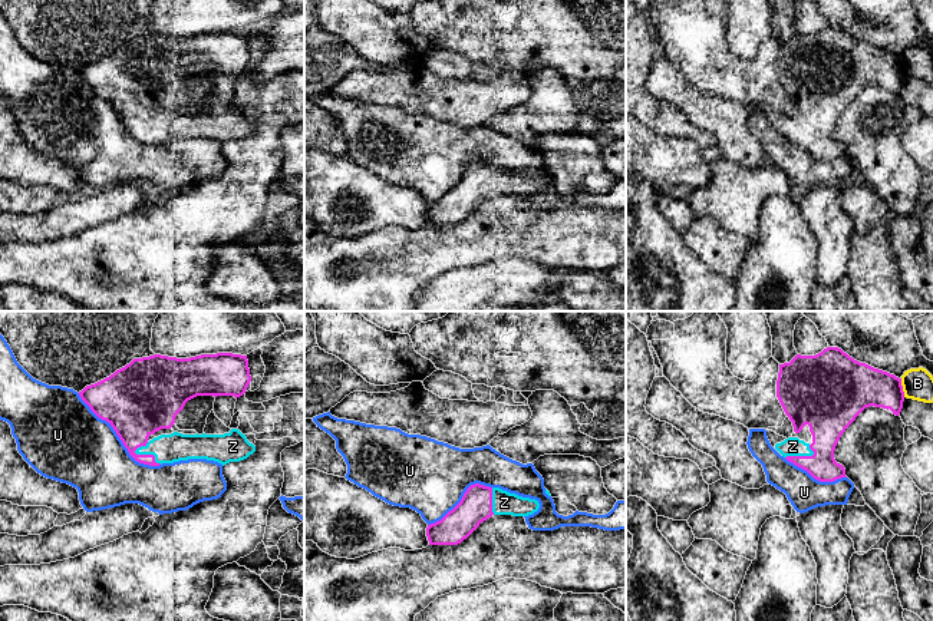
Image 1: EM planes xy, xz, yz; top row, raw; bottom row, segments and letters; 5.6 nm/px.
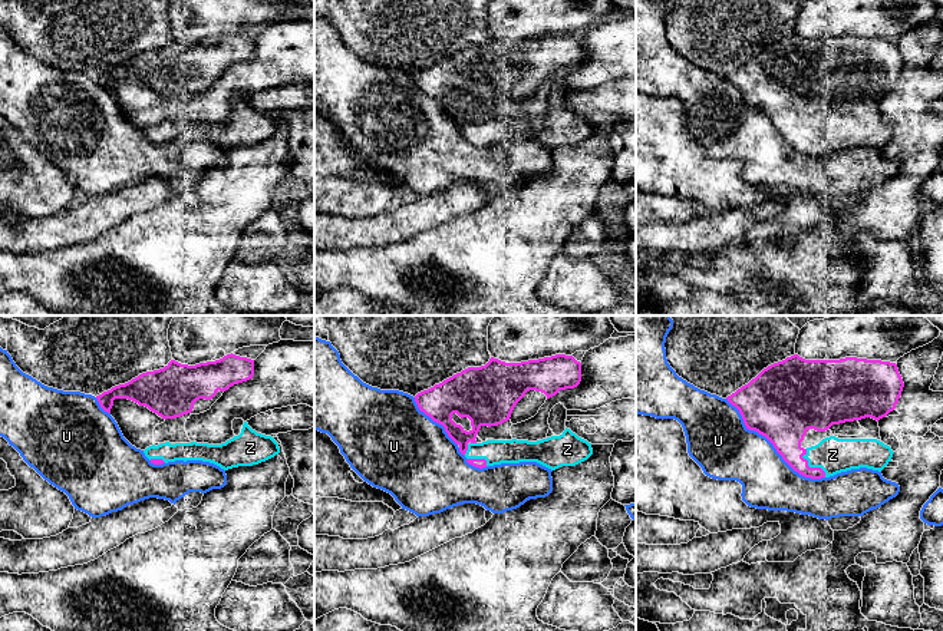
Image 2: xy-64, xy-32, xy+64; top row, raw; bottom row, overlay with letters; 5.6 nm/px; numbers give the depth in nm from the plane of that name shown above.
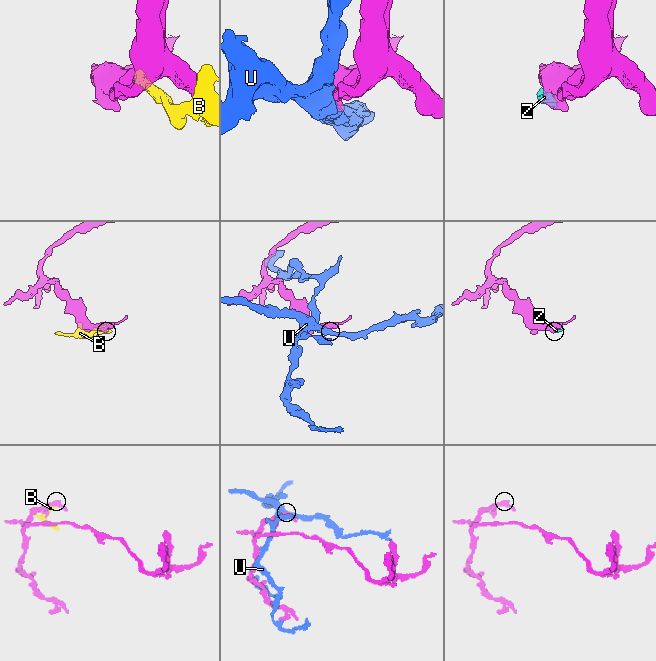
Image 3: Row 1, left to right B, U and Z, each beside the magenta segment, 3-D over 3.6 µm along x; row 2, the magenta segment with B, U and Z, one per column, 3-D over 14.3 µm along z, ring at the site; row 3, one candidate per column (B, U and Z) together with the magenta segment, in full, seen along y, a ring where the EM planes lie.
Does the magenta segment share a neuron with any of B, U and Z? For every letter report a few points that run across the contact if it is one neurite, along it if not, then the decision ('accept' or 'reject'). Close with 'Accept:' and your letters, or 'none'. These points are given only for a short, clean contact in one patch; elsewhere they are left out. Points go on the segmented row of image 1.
B: reject
U: reject
Z: line xy (134, 413), (135, 452), (149, 455), (171, 448); accept
Accept: Z

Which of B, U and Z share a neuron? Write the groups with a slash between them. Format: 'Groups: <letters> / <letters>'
Groups: B / U / Z

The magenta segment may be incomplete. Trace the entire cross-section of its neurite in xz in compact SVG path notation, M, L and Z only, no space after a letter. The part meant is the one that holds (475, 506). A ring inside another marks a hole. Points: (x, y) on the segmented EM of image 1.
M475 483L466 489L452 511L428 525L426 536L429 545L458 545L492 515L528 516L538 508L535 499Z

